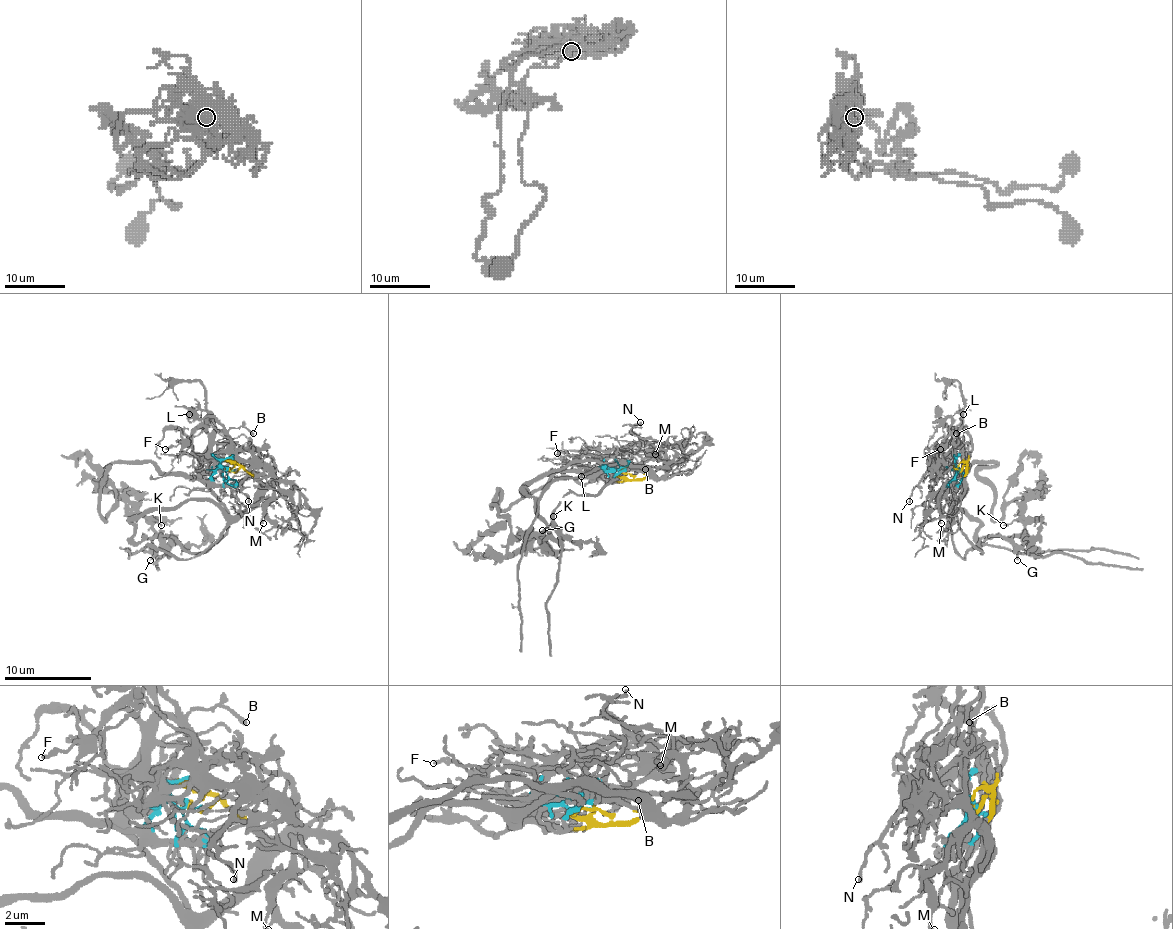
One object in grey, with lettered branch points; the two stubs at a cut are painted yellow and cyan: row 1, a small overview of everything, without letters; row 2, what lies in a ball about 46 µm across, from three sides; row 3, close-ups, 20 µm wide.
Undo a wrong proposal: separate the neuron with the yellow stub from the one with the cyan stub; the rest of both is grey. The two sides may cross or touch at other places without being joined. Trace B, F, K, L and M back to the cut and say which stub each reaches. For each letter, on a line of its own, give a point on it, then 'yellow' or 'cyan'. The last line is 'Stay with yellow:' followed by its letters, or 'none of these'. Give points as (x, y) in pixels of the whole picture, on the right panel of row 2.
B: place (956, 433); cyan
F: place (940, 449); cyan
K: place (1003, 525); yellow
L: place (963, 414); cyan
M: place (941, 523); yellow
Stay with yellow: K, M

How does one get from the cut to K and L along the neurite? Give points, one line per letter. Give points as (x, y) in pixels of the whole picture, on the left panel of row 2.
K: (231, 471), (257, 482), (257, 499), (218, 538), (170, 556), (144, 541), (161, 525)
L: (231, 471), (211, 451), (213, 419), (198, 408), (189, 414)

